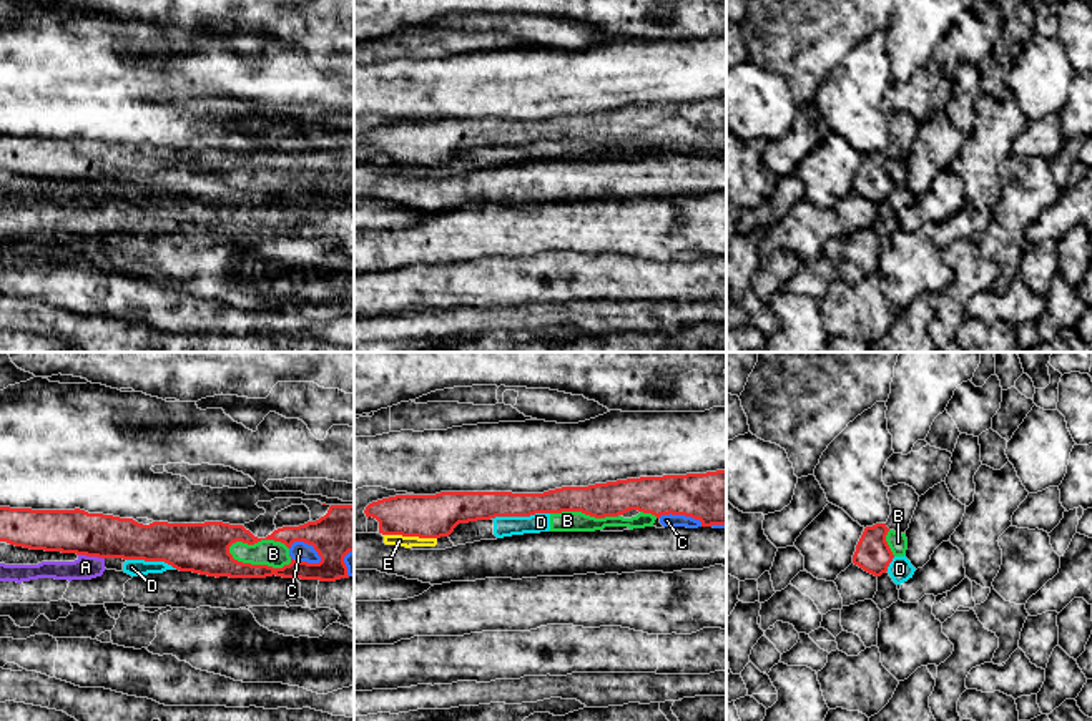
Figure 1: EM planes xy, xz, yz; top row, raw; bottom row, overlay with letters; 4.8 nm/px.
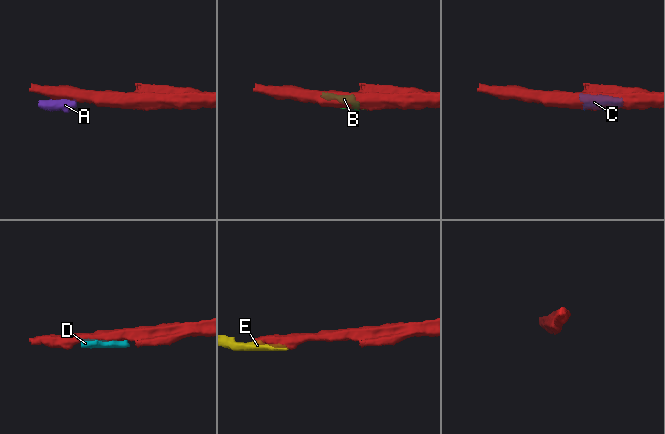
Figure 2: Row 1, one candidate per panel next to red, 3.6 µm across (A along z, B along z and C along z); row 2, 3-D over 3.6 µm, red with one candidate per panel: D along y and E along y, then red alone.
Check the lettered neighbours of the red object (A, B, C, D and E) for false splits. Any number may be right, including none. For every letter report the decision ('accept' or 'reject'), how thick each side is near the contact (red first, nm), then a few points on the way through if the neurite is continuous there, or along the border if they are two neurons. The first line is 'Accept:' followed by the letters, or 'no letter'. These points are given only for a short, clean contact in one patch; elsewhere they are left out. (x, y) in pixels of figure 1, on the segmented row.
Accept: no letter
A: reject | 220/110 nm
B: reject | 200/130 nm
C: reject | 220/90 nm
D: reject | 140/100 nm
E: reject | 200/60 nm | along xz (383, 534), (436, 539)

